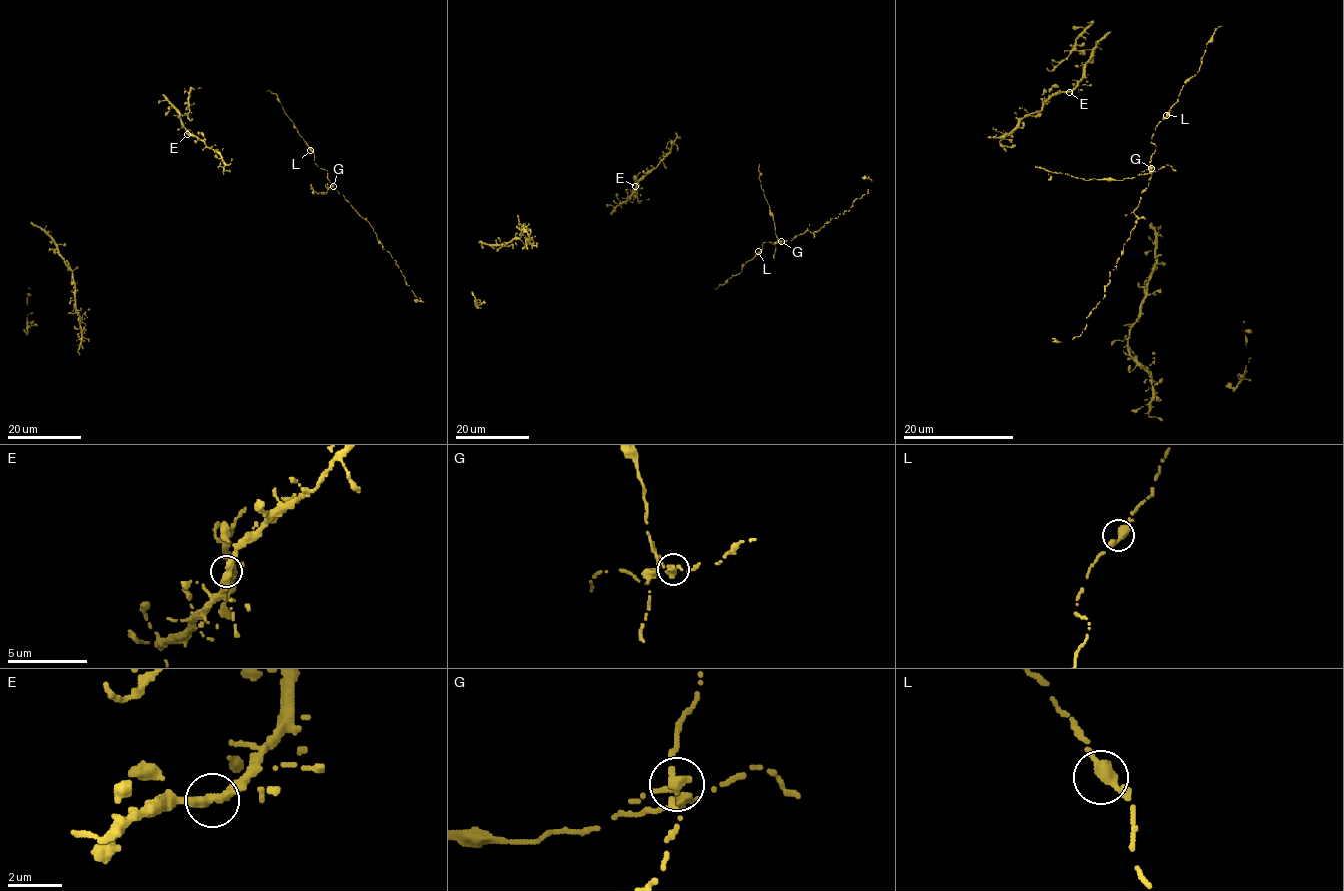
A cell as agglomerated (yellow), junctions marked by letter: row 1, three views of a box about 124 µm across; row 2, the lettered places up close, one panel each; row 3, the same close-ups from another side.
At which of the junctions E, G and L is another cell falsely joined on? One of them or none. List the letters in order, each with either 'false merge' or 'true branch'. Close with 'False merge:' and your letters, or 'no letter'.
E: true branch
G: false merge
L: true branch
False merge: G

